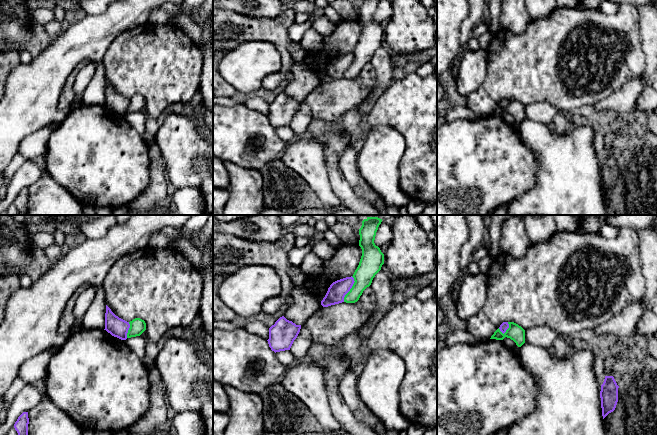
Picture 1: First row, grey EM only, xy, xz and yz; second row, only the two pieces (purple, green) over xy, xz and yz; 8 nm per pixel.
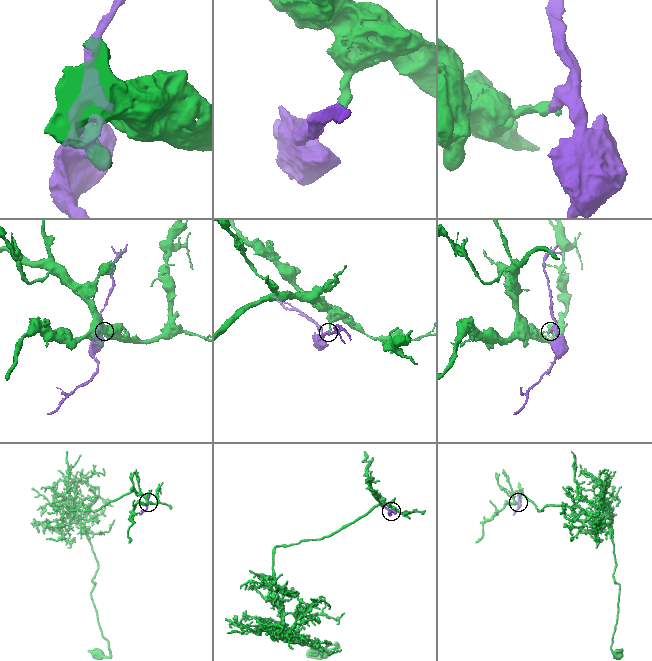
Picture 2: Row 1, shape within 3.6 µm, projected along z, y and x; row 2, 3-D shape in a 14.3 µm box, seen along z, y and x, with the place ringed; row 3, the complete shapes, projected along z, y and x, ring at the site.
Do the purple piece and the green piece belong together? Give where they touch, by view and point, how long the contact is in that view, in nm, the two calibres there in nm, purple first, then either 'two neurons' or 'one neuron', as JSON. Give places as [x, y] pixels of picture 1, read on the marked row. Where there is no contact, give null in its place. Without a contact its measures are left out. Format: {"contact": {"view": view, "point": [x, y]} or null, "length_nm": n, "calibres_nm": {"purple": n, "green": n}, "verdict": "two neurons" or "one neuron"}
{"contact": {"view": "xz", "point": [350, 288]}, "length_nm": 220, "calibres_nm": {"purple": 150, "green": 180}, "verdict": "two neurons"}

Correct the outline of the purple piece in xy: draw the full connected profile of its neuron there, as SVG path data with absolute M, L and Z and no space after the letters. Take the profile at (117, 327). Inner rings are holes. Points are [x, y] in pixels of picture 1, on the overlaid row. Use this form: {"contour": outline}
{"contour": "M106 305L105 313L105 329L112 336L121 340L127 339L127 333L130 328L129 322L116 316L111 309Z"}

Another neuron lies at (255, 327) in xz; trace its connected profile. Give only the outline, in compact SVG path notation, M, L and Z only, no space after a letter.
M259 321L249 323L246 328L249 332L260 336L265 340L269 339L269 328Z

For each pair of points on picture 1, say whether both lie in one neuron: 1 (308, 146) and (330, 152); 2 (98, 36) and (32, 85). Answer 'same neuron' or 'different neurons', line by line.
1: different neurons
2: same neuron

